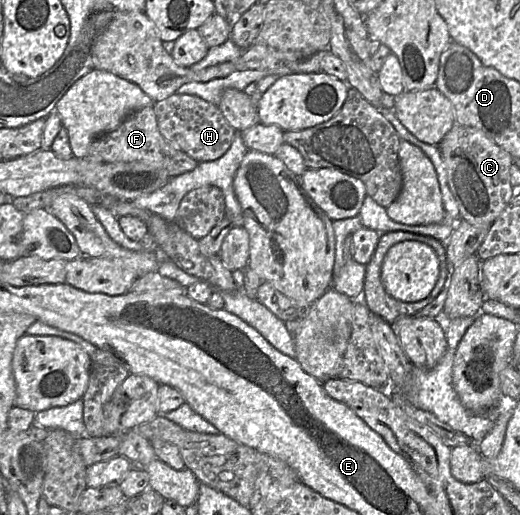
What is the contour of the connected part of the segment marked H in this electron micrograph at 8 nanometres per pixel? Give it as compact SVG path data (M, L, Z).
M173 94L154 103L161 135L198 163L222 157L232 144L236 131L224 118L218 106L188 94Z

